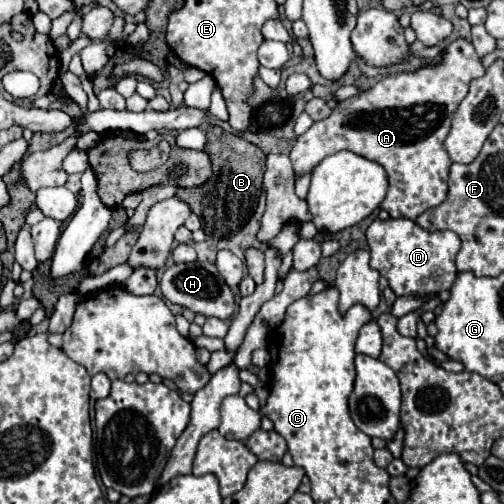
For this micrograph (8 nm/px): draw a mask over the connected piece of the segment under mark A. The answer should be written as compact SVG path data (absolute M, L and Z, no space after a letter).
M462 38L454 40L444 48L438 66L424 66L414 74L386 76L360 96L340 102L328 118L314 122L306 134L298 136L290 152L294 172L310 172L322 158L350 150L386 168L390 188L380 208L388 210L392 218L416 220L422 212L438 206L446 198L446 166L450 168L452 160L444 150L444 140L450 132L452 114L466 98L470 82L484 76L484 72L486 68L474 46Z

